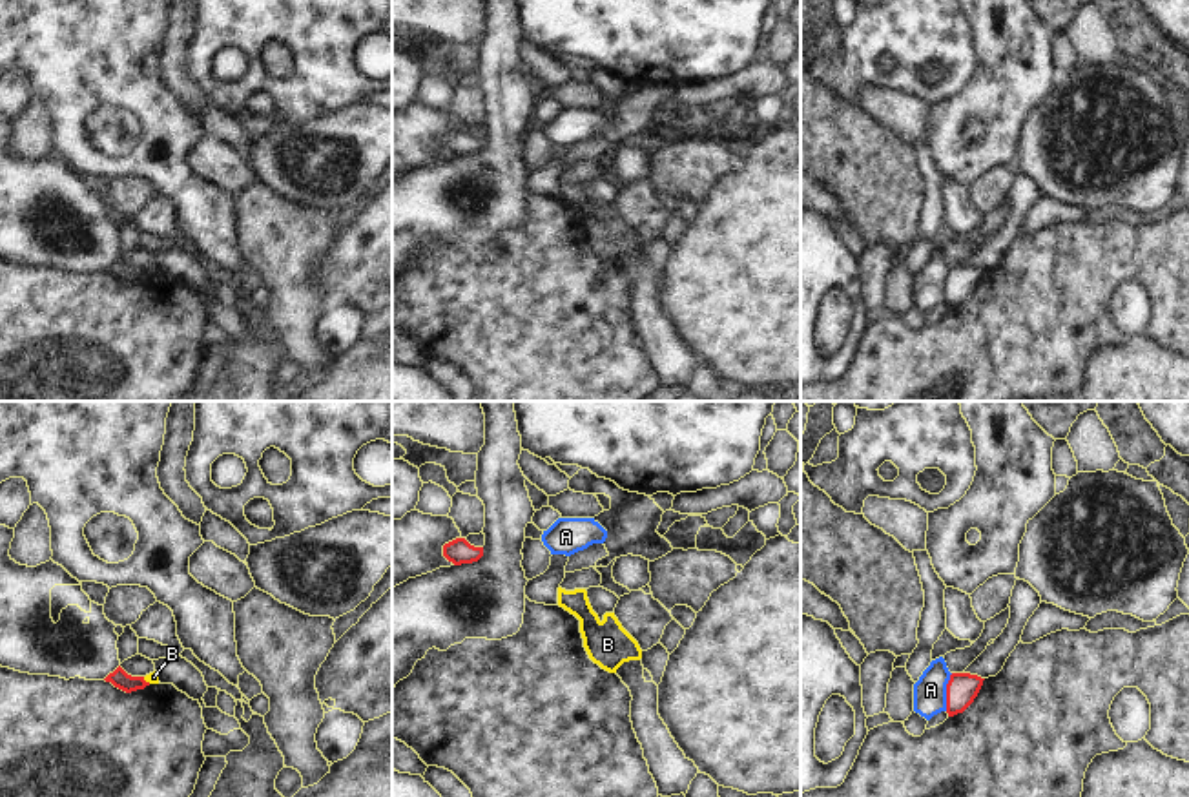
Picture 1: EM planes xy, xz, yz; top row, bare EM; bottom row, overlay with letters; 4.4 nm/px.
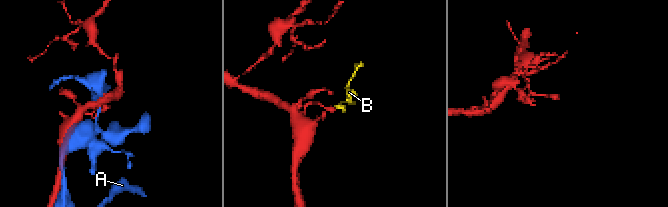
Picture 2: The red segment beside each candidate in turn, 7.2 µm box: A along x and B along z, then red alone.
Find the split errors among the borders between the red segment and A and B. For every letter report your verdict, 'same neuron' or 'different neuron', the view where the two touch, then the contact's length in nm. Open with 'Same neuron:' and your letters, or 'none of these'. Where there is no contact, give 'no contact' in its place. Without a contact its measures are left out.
Same neuron: none of these
A: different neuron; meets red in yz; contact 170 nm long
B: different neuron; meets red in xy; contact 50 nm long

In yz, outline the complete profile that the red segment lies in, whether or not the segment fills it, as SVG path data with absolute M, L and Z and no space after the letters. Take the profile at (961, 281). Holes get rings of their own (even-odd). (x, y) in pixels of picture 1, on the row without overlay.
M952 264L946 275L946 305L954 308L963 305L977 288L981 277L981 268L970 264Z

